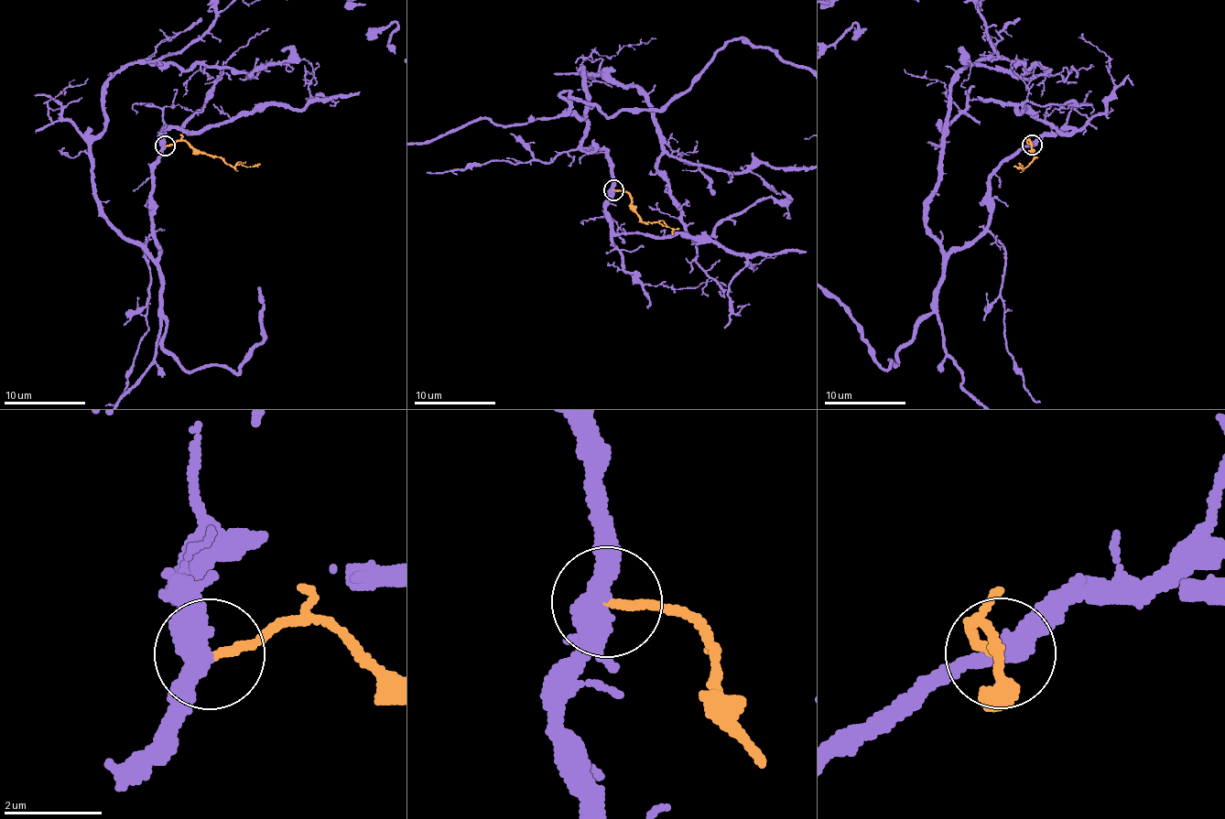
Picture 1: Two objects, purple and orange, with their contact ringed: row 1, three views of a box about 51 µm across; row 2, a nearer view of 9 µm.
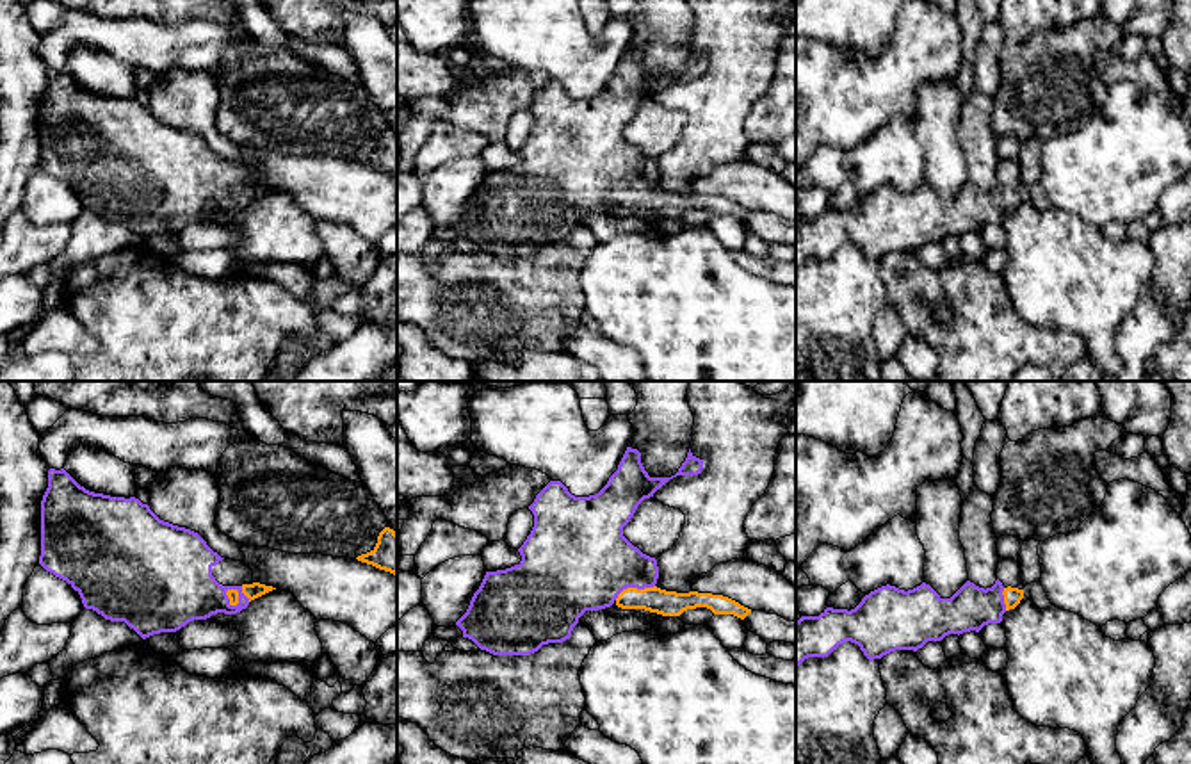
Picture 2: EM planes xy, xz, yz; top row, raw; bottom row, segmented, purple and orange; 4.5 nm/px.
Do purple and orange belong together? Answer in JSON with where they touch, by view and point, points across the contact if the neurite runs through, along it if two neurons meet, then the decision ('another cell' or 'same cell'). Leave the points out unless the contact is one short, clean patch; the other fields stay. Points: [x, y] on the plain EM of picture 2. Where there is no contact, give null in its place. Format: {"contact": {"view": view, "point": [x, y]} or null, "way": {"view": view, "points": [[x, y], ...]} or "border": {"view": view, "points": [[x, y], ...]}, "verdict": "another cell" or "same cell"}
{"contact": {"view": "xz", "point": [634, 187]}, "way": {"view": "xz", "points": [[584, 164], [615, 170], [634, 187], [654, 200]]}, "verdict": "same cell"}

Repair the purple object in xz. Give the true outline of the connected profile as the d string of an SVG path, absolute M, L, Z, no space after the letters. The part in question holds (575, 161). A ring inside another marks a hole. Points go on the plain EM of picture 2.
M627 48L618 71L595 96L575 98L561 82L550 82L529 107L534 128L518 150L522 162L511 169L486 173L466 214L456 223L463 239L493 256L531 256L543 246L563 244L586 212L616 205L621 210L644 210L662 217L680 217L687 210L707 208L714 215L733 215L744 221L751 210L712 194L677 194L657 189L657 160L643 155L625 137L623 128L637 107L677 77L698 77L703 61L691 50L671 78L650 78L641 53Z

